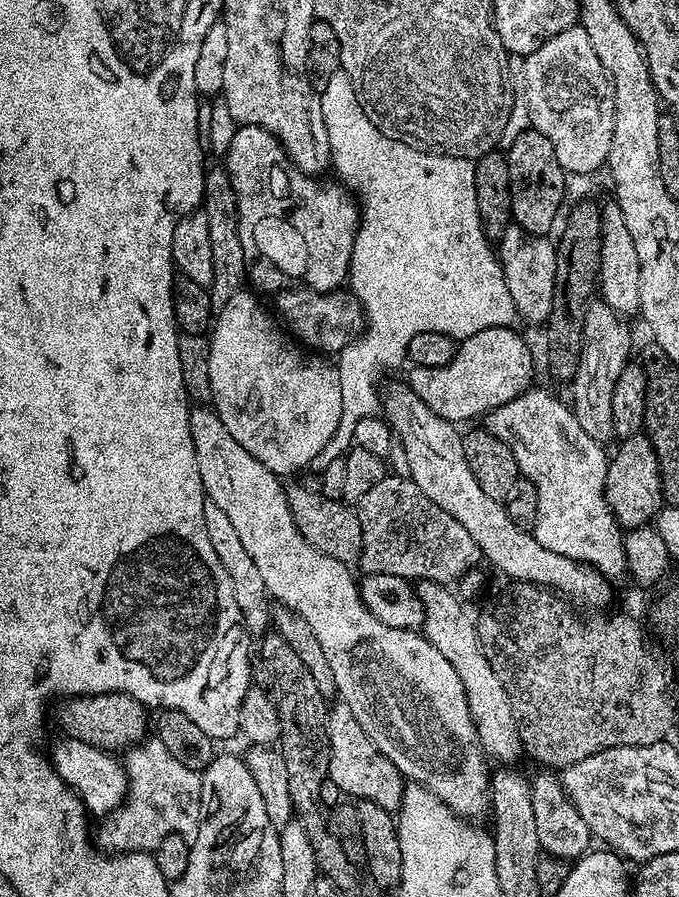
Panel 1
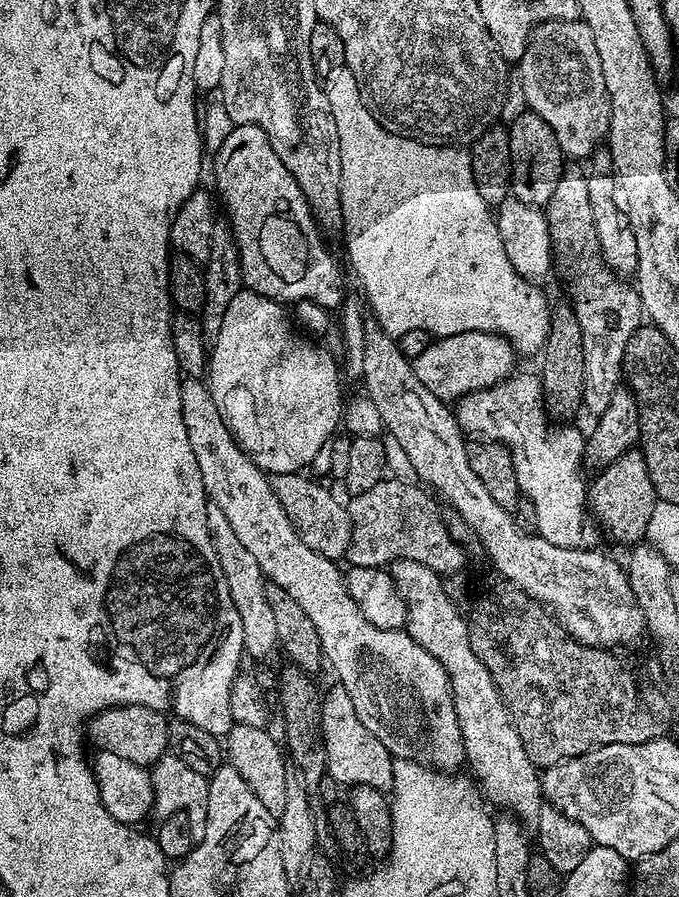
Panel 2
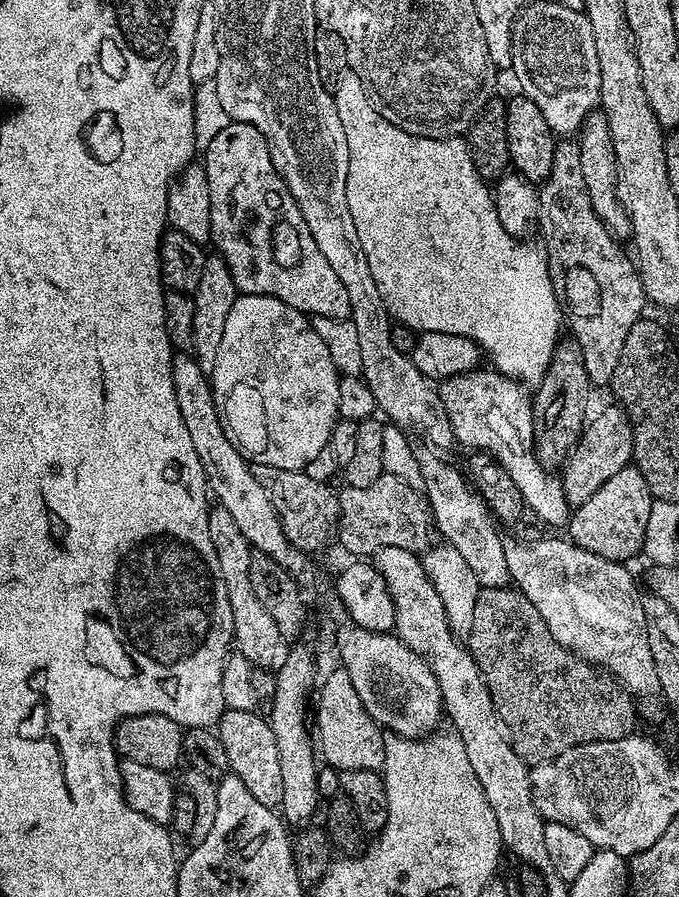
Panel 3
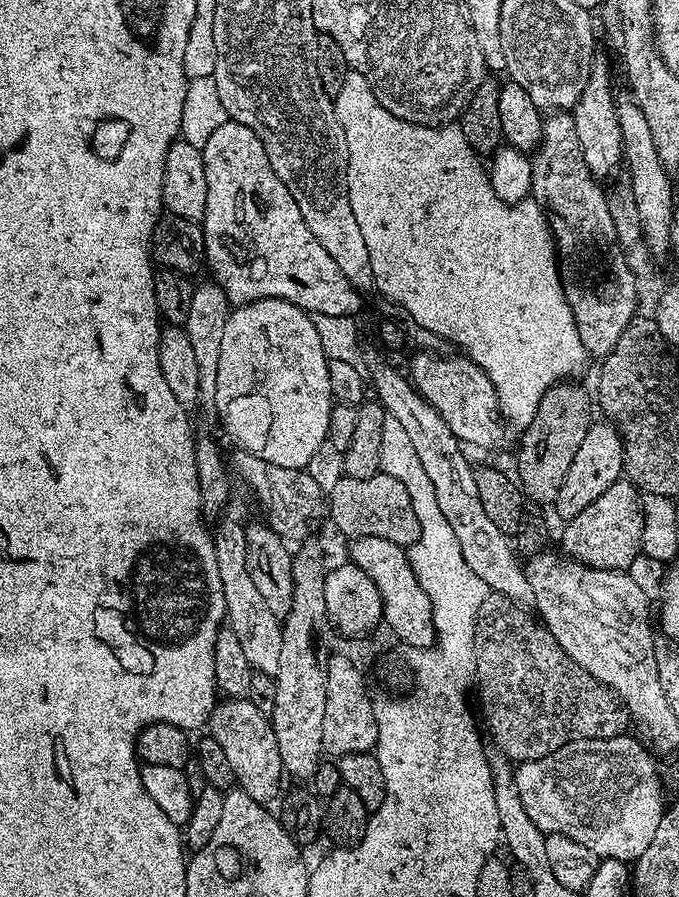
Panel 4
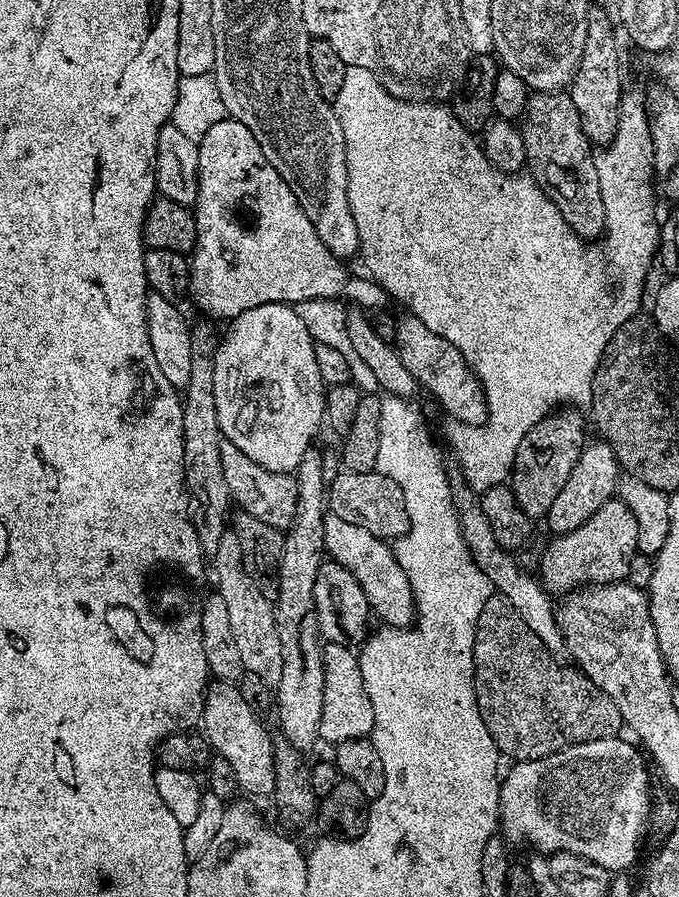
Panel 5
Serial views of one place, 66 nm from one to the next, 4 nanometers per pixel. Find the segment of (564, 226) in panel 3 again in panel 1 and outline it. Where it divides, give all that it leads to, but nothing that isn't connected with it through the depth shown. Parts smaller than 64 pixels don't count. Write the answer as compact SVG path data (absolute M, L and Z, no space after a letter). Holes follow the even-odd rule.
M600 298L588 304L584 315L584 345L580 355L580 365L570 381L572 400L570 407L582 425L582 430L590 434L602 446L608 439L613 439L612 407L610 398L614 398L614 382L618 382L618 374L630 363L628 356L632 352L632 332L628 329L629 322L623 315L615 312L610 305Z

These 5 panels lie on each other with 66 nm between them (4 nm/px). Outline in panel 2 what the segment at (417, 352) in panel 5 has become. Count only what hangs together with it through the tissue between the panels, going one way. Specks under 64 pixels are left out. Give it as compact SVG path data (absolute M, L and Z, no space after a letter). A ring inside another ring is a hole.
M516 374L491 388L472 392L459 399L454 411L461 432L472 438L498 440L508 448L520 491L534 506L534 514L538 514L539 536L554 542L554 546L595 545L597 529L592 527L584 532L589 490L586 480L584 484L586 436L576 428L556 428L552 436L548 433L550 417L544 406L539 375Z

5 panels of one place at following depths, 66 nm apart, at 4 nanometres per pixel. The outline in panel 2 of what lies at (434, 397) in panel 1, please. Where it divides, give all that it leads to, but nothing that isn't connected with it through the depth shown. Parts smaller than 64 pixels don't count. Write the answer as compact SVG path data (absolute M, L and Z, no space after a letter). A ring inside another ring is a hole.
M463 331L435 339L412 361L415 376L432 394L445 402L456 402L463 396L491 388L511 377L516 351L503 336L484 331Z

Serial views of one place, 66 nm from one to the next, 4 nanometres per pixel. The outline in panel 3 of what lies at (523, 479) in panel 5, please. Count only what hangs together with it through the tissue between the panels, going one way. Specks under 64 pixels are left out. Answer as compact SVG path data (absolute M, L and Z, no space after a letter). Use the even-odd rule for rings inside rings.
M571 338L561 339L556 345L556 353L552 356L550 366L546 374L534 388L534 415L532 425L534 426L534 447L536 459L549 470L556 470L568 459L568 453L580 440L584 432L584 425L588 412L588 395L594 391L592 379L586 374L586 366L582 358L582 350Z

